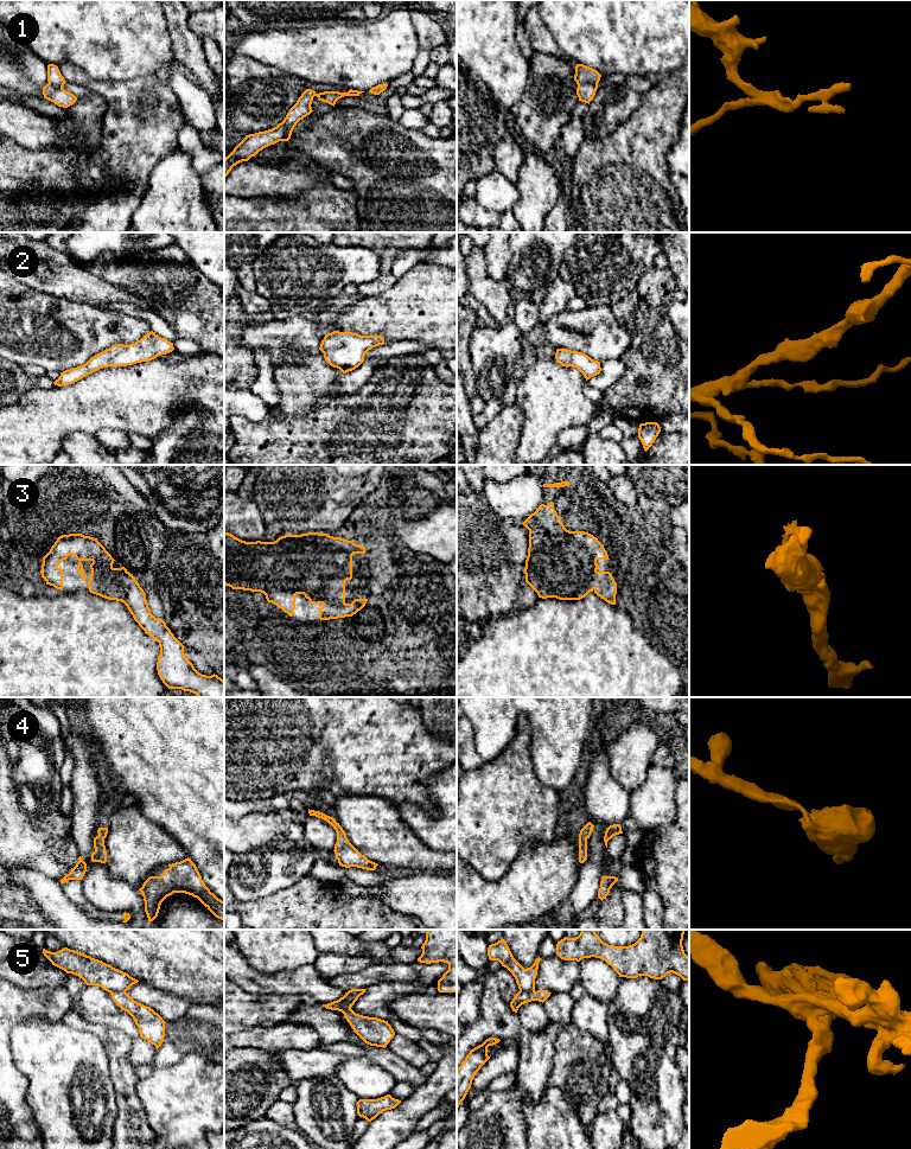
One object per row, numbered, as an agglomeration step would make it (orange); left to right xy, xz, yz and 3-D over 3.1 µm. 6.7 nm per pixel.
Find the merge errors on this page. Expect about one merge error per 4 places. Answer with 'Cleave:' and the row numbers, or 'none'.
Cleave: 1, 5

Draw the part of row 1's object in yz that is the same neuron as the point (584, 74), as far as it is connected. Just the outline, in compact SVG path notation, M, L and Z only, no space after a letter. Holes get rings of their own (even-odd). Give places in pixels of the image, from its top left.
M576 64L575 66L575 75L574 75L574 81L576 82L576 84L581 84L581 83L595 83L598 84L600 81L601 75L590 68L586 66L584 64Z

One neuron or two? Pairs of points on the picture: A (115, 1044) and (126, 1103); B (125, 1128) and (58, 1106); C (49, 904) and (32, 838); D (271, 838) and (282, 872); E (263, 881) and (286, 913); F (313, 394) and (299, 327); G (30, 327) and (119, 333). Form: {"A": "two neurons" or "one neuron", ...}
{"A": "one neuron", "B": "two neurons", "C": "two neurons", "D": "one neuron", "E": "two neurons", "F": "one neuron", "G": "one neuron"}

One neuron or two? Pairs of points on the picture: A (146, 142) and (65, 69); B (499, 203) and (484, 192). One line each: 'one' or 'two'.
A: one
B: one

